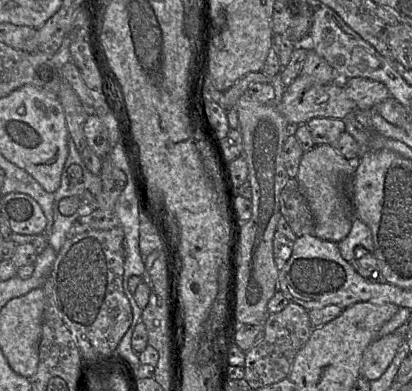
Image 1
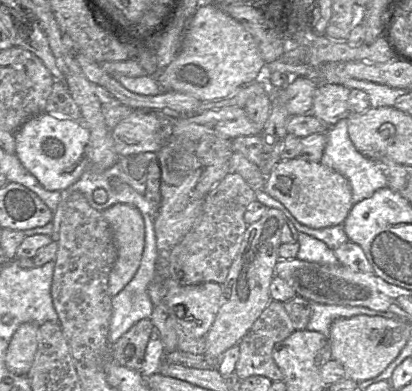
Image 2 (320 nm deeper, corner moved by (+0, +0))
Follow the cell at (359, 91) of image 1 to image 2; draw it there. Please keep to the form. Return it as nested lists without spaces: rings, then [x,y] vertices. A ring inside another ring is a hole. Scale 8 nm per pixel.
[[[319,83],[314,93],[310,114],[328,127],[334,126],[352,114],[348,106],[349,94],[350,89],[341,84]]]

